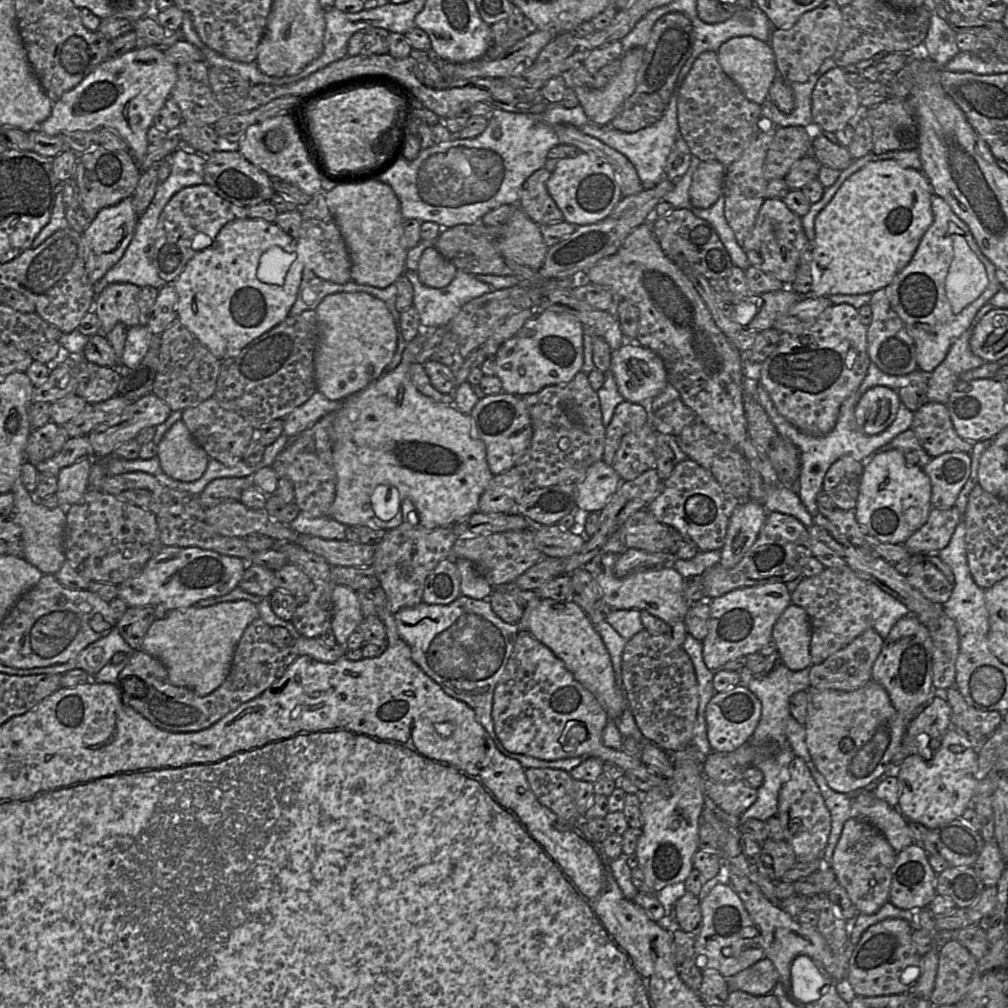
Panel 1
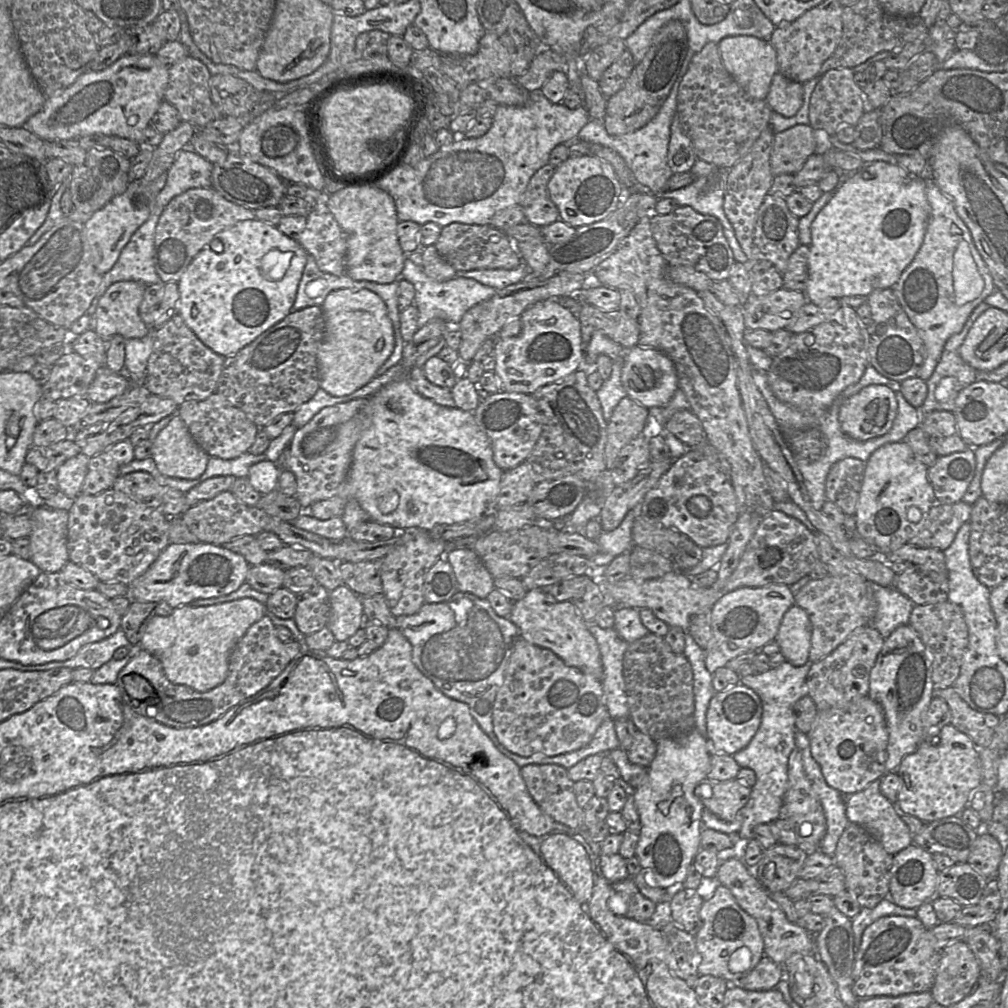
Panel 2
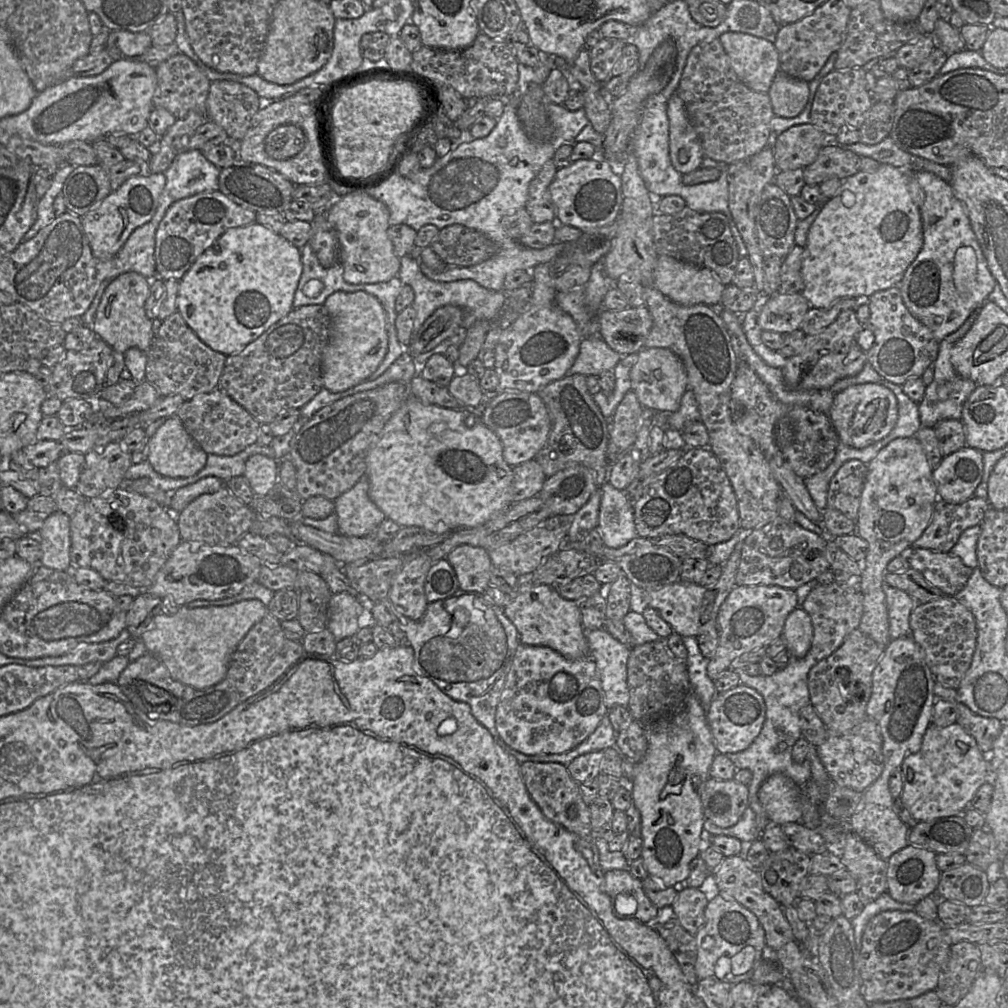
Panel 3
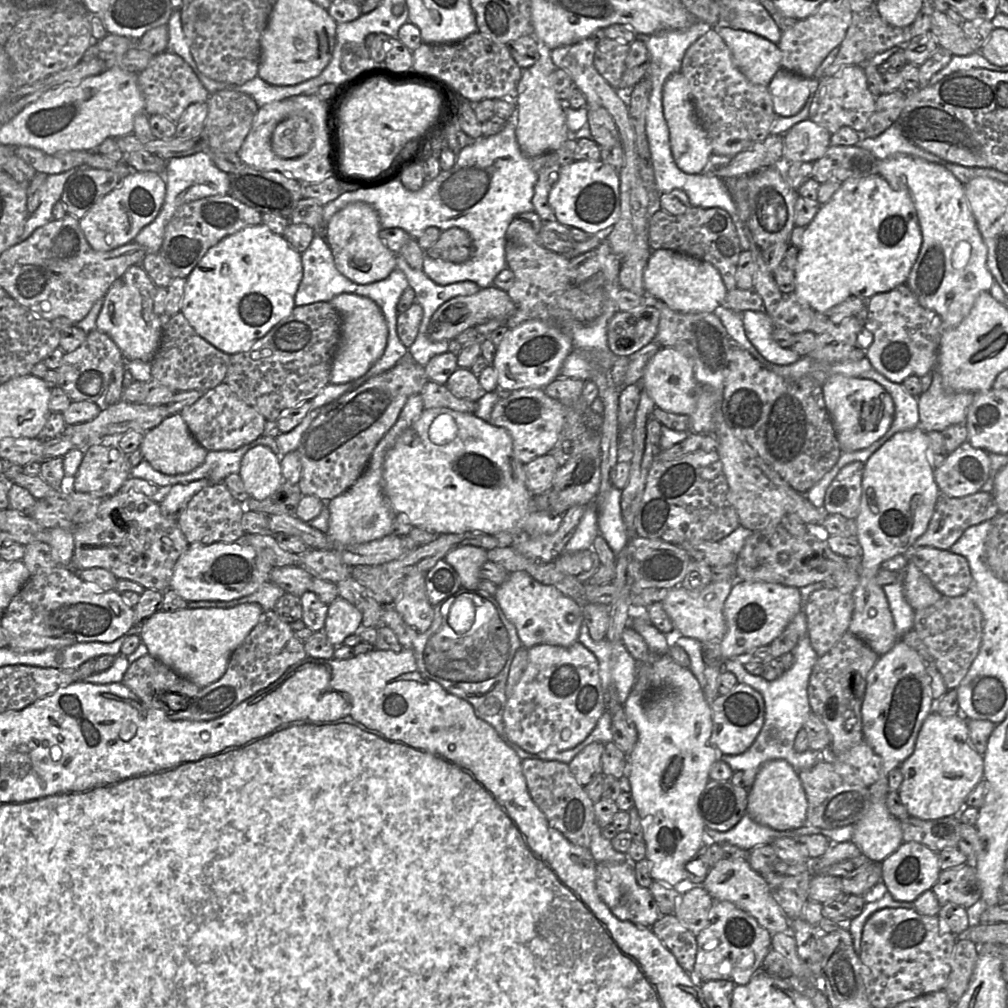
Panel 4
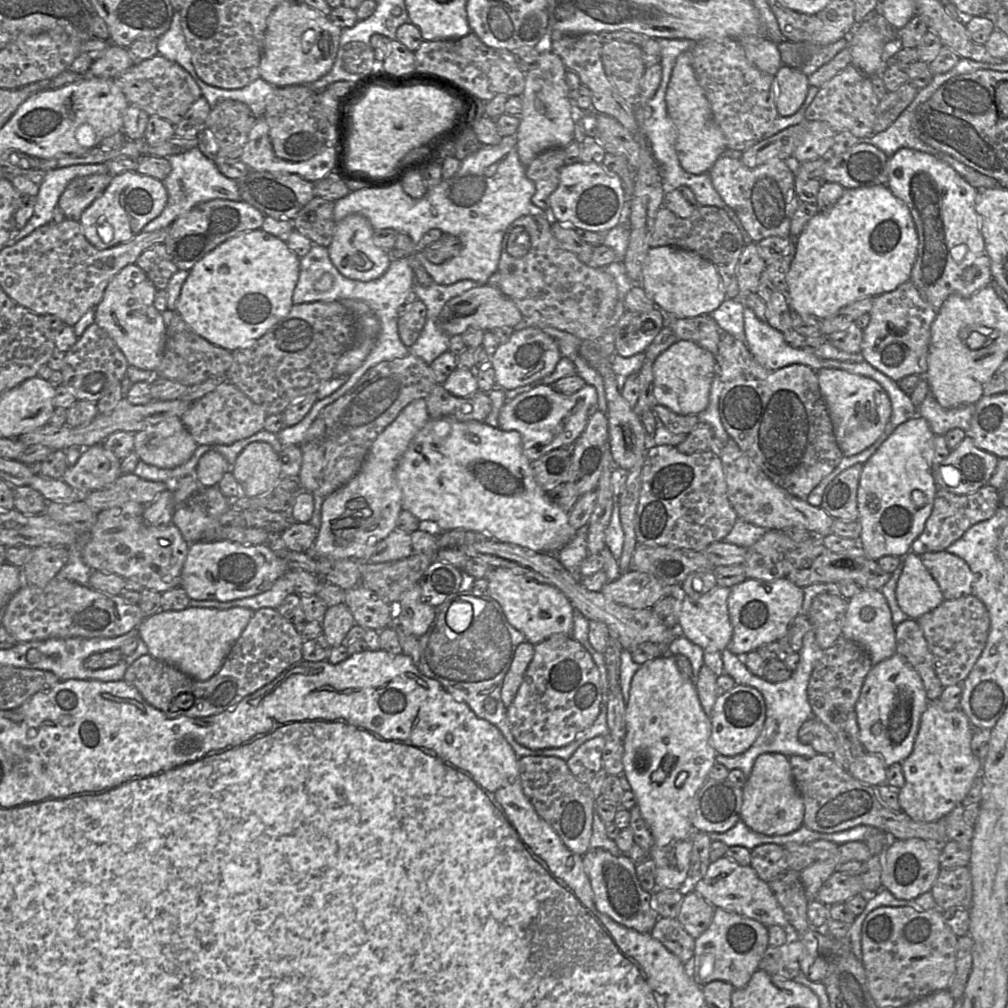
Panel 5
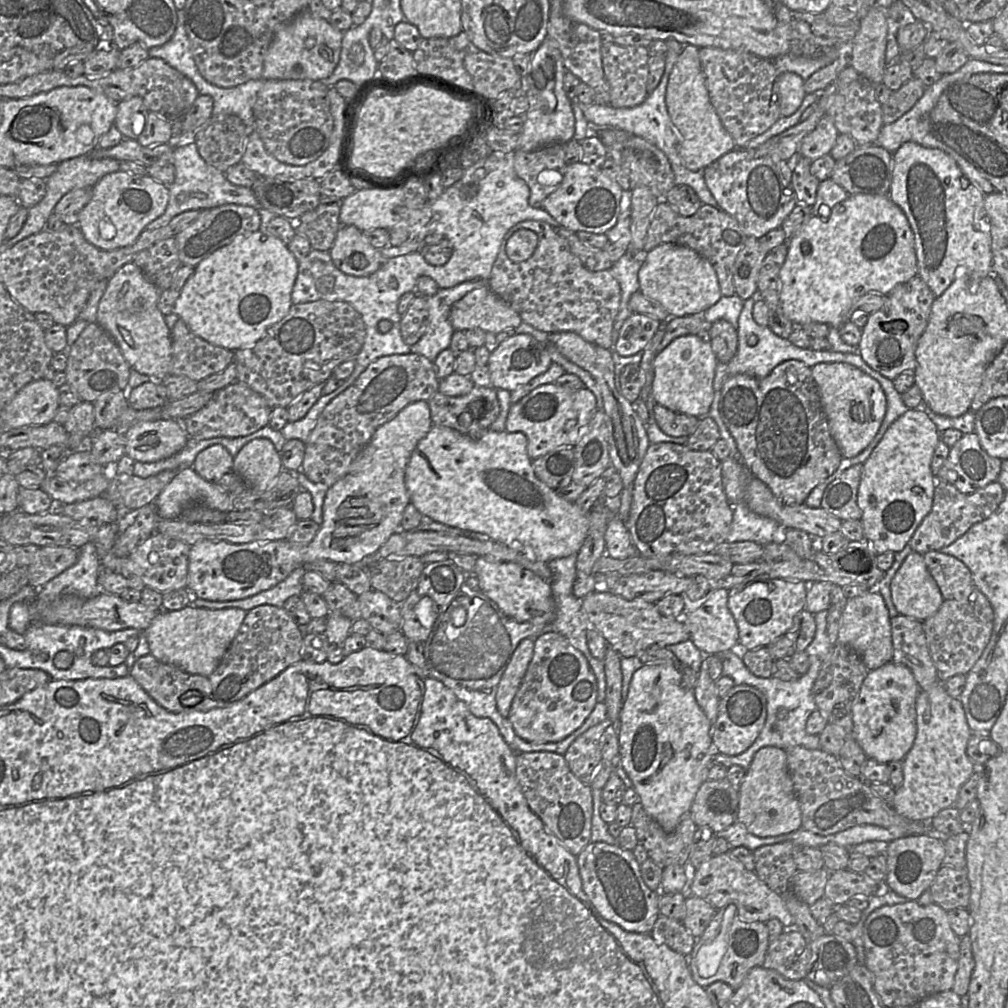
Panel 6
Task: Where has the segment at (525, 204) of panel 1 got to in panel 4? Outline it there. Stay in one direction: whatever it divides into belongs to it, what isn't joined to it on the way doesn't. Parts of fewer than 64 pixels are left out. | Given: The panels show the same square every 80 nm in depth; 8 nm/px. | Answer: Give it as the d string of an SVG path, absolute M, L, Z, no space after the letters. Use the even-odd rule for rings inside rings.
M554 151L532 159L532 168L538 175L532 203L534 211L544 222L555 219L549 204L549 193L559 178L561 167L557 152Z

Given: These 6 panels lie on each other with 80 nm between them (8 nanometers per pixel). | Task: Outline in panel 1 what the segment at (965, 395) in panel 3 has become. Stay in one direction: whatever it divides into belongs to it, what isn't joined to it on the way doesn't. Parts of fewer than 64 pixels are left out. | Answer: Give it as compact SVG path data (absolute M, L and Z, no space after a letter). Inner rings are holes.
M986 303L977 312L970 327L951 344L946 358L931 373L927 382L928 402L938 402L946 405L949 398L959 383L960 375L966 371L981 367L986 362L975 355L970 347L970 339L974 328L983 316L995 308Z

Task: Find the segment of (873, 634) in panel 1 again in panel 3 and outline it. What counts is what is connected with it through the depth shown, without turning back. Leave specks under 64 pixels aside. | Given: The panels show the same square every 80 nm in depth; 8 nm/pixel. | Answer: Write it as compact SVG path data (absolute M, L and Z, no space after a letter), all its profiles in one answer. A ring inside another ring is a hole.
M858 628L830 656L818 661L808 673L810 703L825 724L829 734L849 733L865 718L871 696L872 673L886 647L878 644Z

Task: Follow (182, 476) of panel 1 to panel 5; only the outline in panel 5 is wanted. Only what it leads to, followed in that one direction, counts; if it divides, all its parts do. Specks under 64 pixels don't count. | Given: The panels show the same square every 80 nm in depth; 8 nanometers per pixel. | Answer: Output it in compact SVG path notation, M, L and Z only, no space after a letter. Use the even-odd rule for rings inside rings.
M169 417L134 433L134 452L148 465L172 469L186 463L198 444L180 417Z

